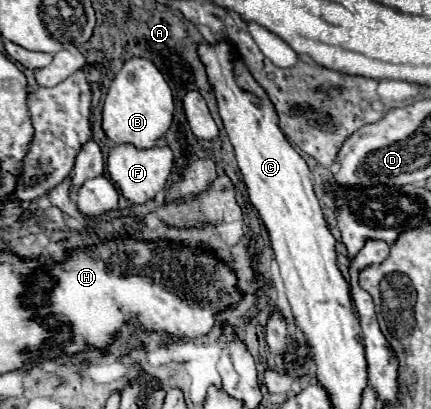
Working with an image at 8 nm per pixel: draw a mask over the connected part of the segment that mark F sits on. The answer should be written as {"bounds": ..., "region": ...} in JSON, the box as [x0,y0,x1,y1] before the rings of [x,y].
{"bounds":[106,143,174,203],"region":[[[118,143],[110,147],[106,163],[108,163],[112,181],[118,185],[118,189],[130,203],[144,203],[148,199],[154,199],[162,191],[174,167],[172,149],[166,143],[158,143],[156,147],[150,147],[150,149],[138,149],[138,147],[132,147],[132,143]]]}

